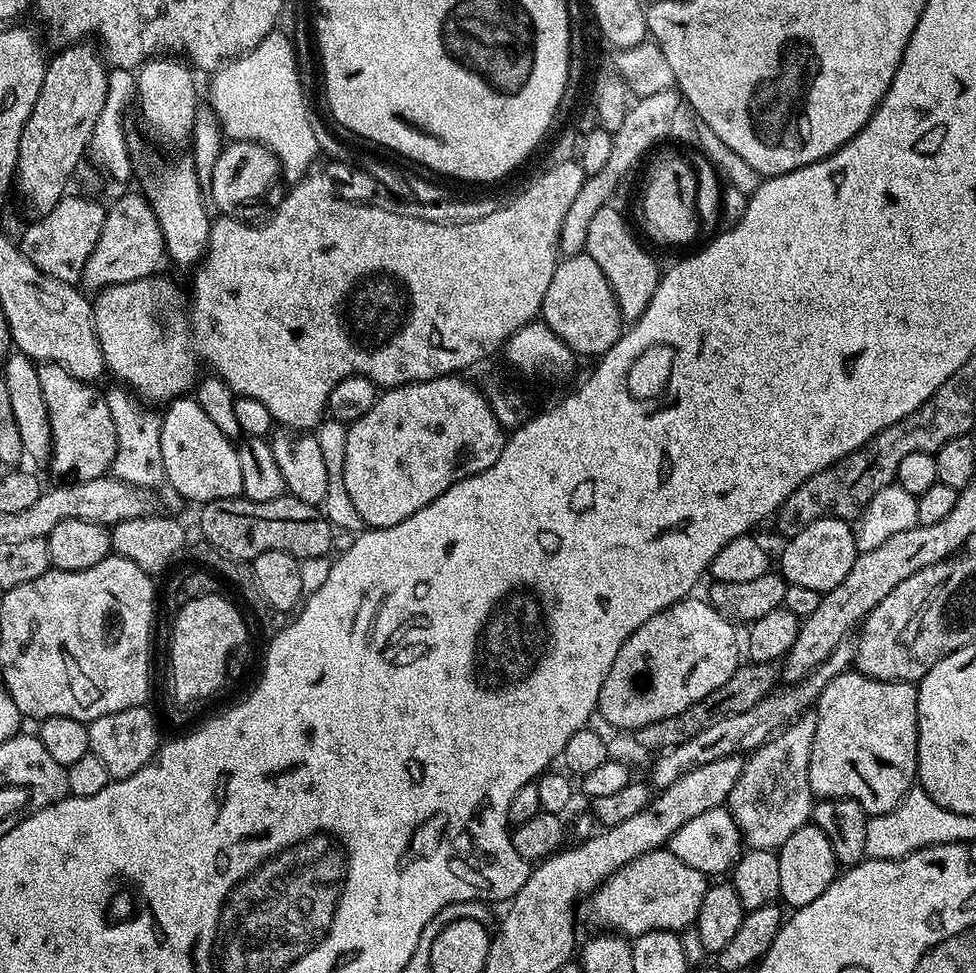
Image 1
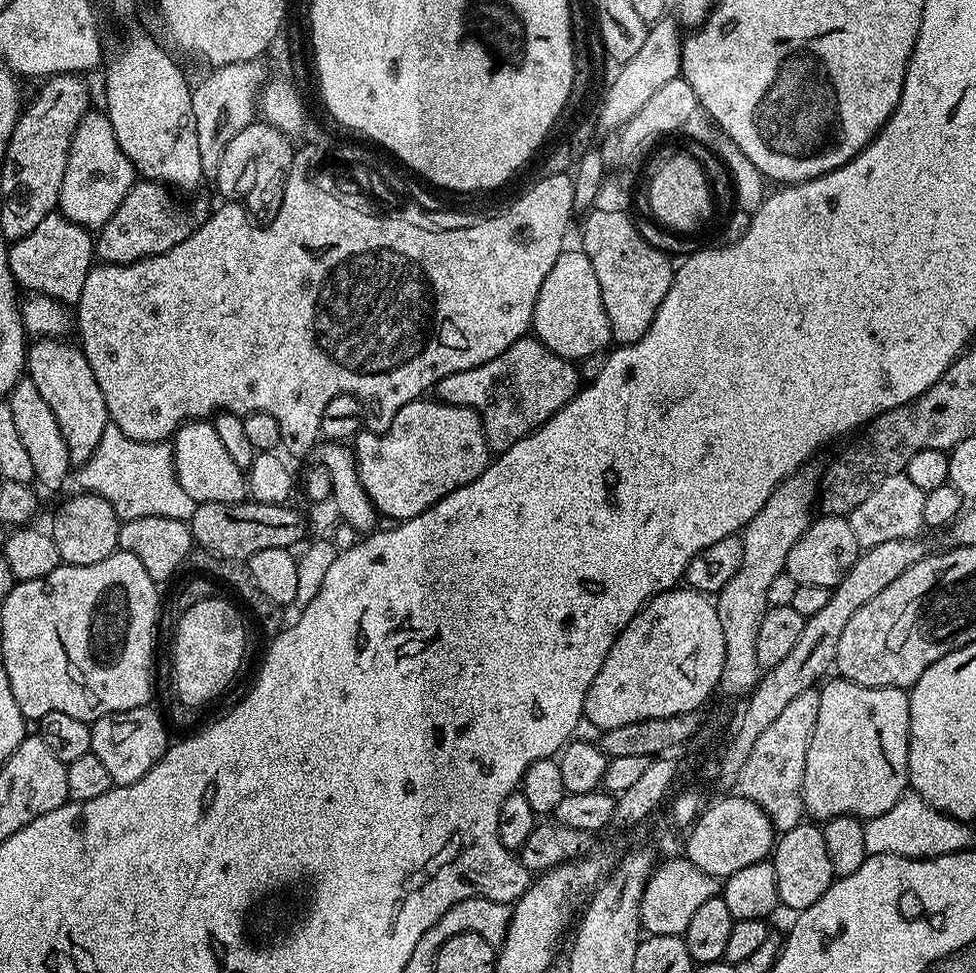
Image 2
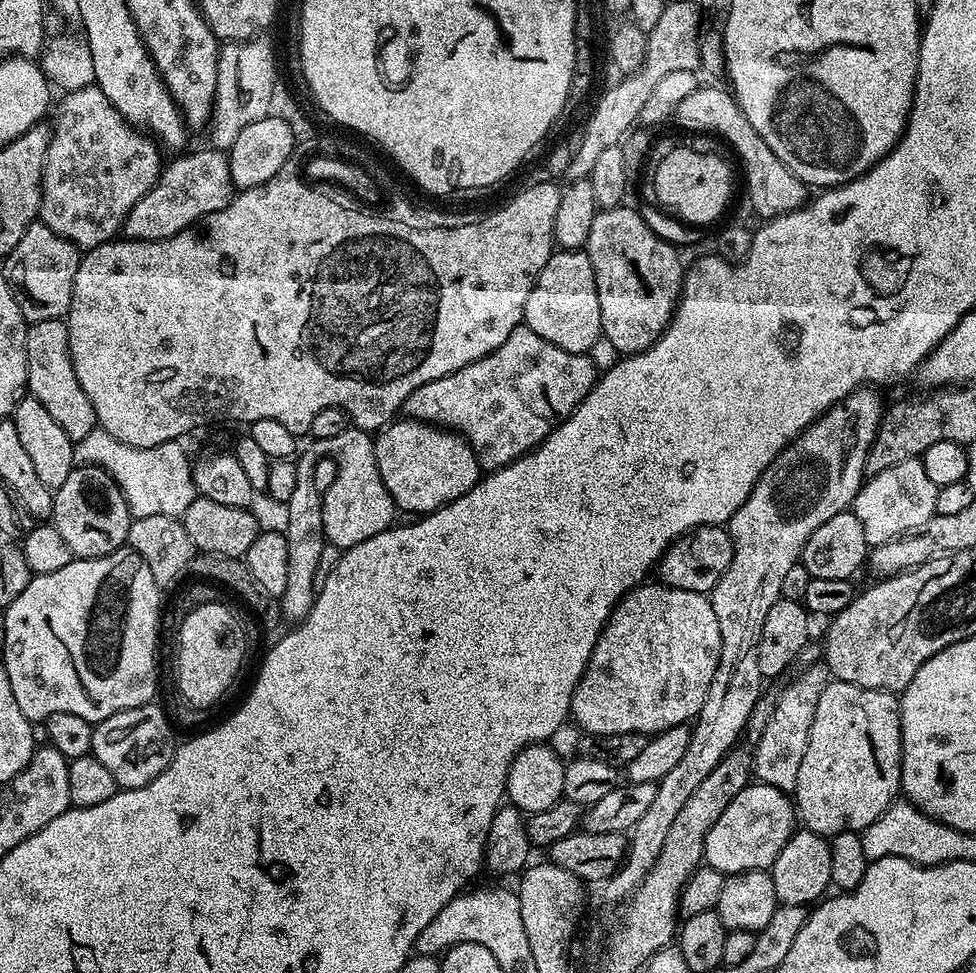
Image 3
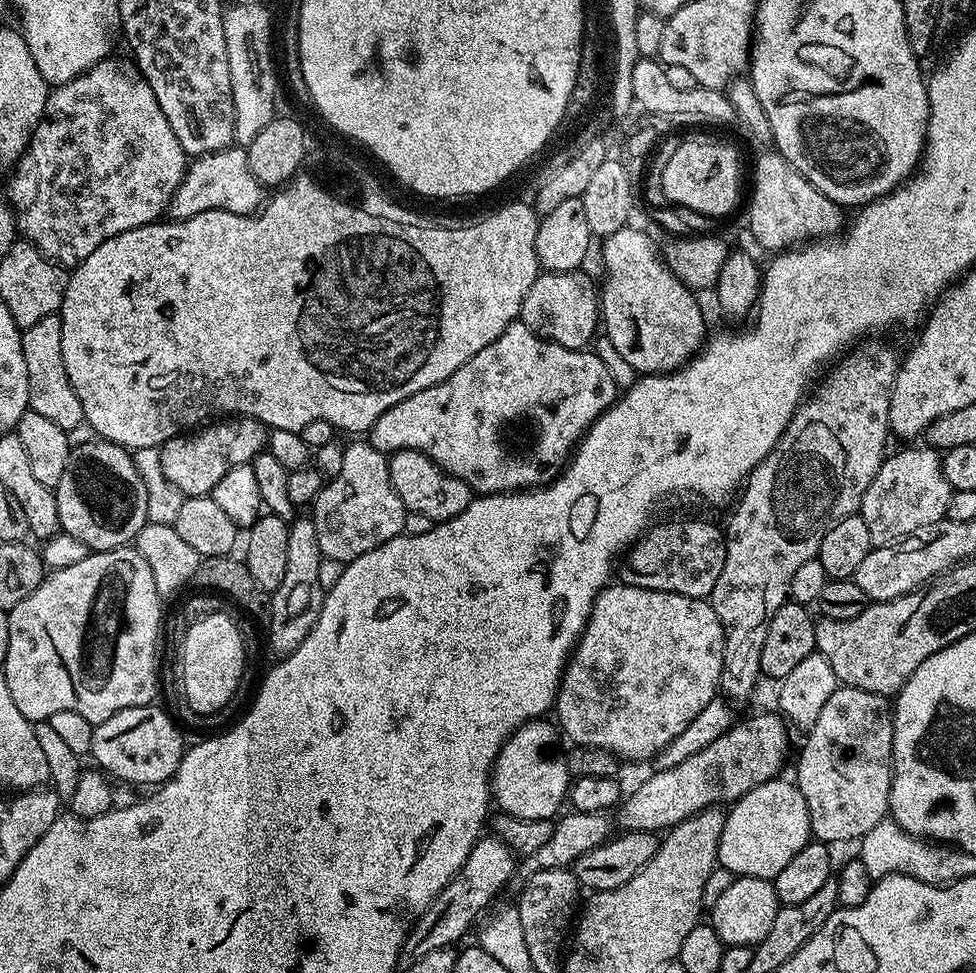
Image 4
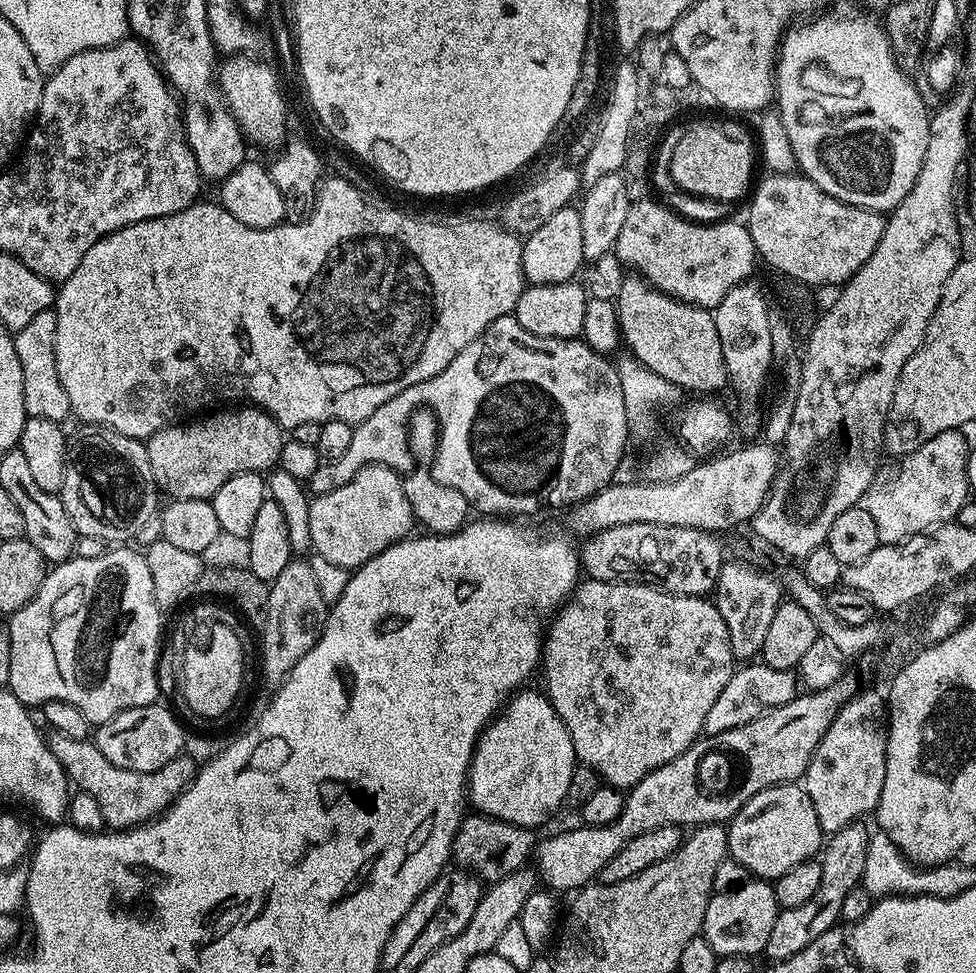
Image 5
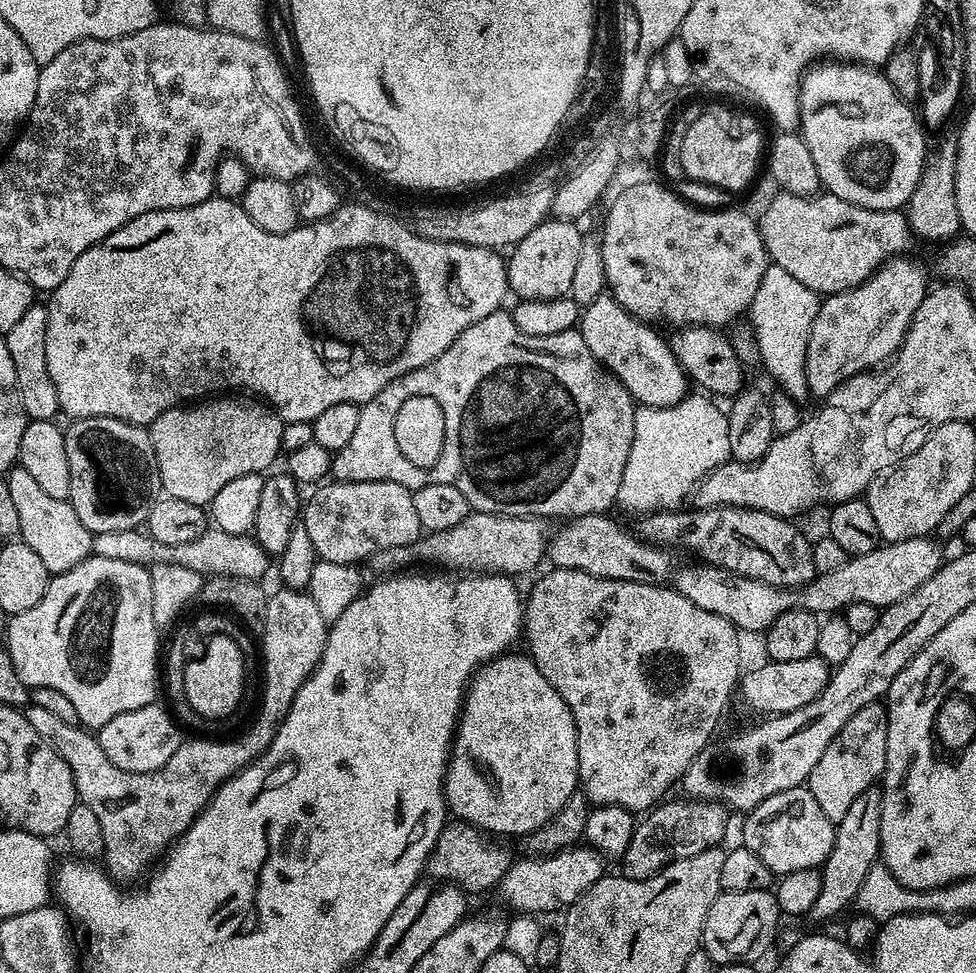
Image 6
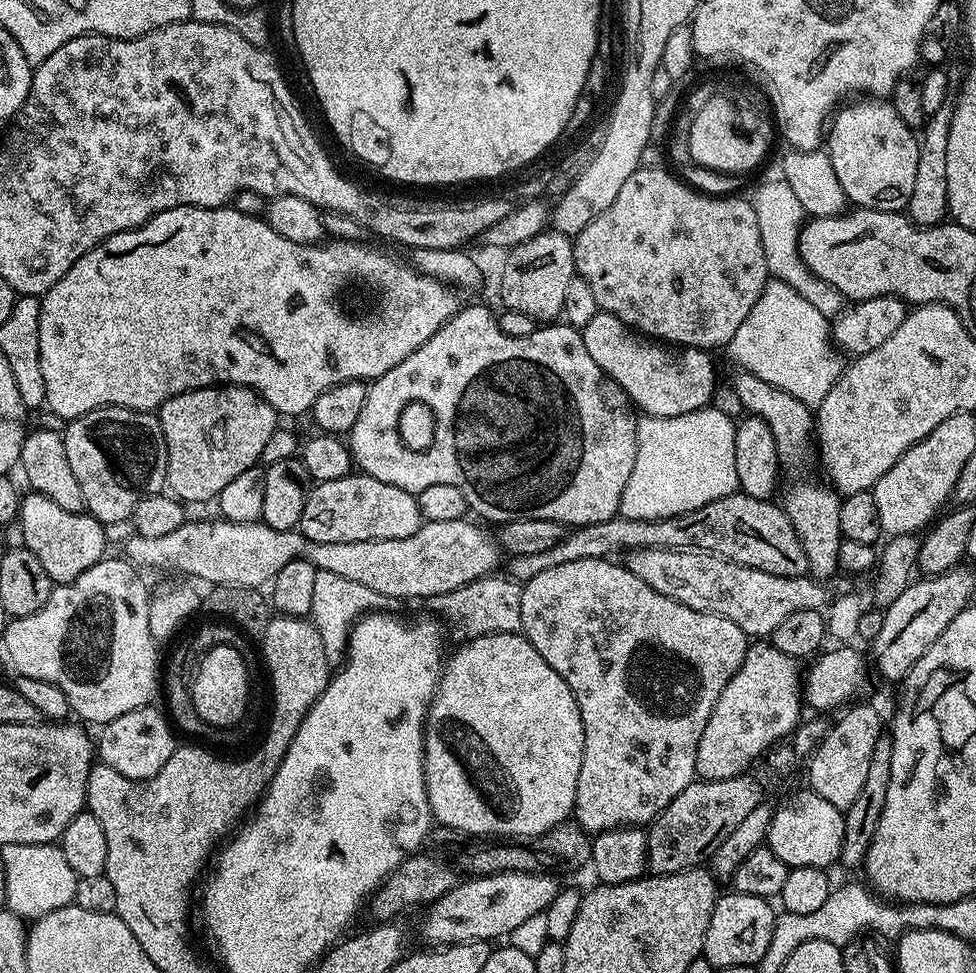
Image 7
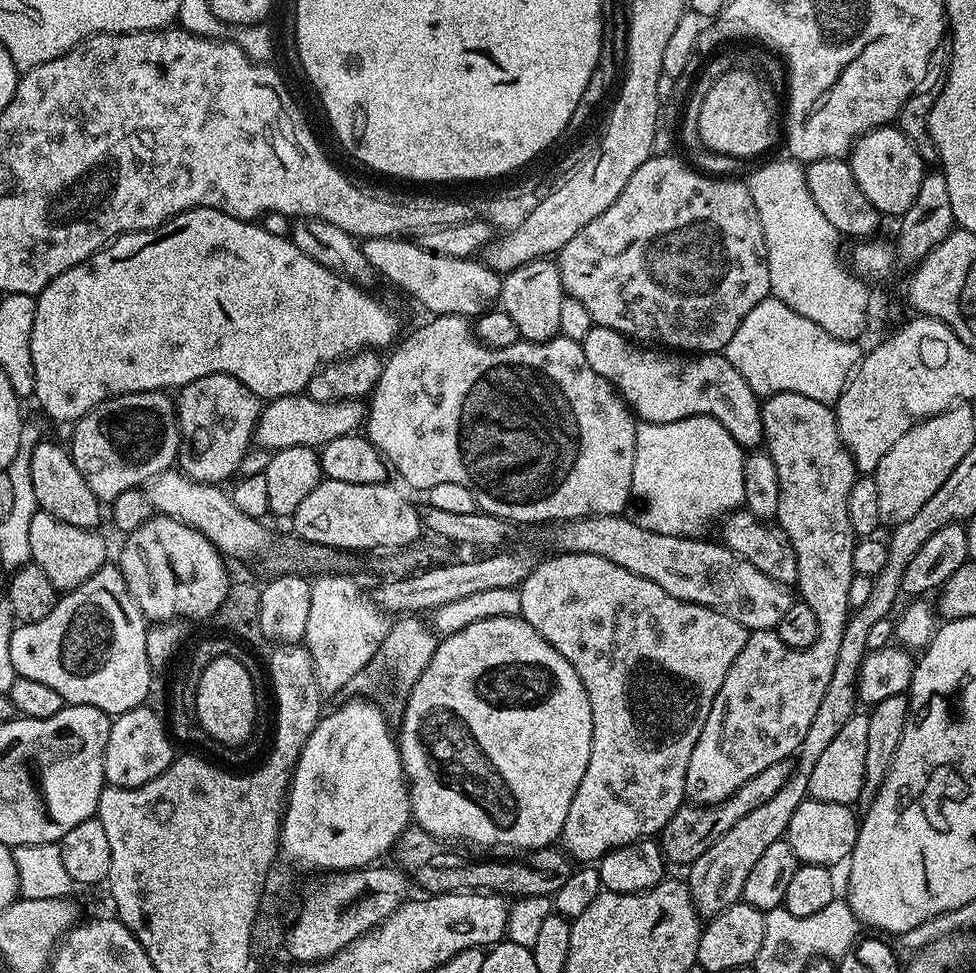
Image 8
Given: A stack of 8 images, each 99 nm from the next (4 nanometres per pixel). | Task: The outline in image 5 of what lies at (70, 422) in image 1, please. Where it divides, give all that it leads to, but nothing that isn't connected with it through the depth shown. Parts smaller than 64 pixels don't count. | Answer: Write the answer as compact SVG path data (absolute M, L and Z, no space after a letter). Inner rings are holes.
M49 310L37 314L27 326L22 326L14 334L14 350L18 350L18 362L22 365L22 394L24 411L34 418L46 418L50 422L63 425L64 419L72 416L70 398L62 390L62 378L58 378L58 366L54 358L54 334L56 314Z

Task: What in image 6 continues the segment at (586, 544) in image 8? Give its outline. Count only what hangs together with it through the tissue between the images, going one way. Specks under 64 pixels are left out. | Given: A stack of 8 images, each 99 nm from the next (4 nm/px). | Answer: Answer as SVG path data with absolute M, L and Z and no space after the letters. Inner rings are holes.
M915 536L893 544L884 542L879 548L870 550L870 554L851 557L838 566L838 570L819 573L815 580L805 584L800 591L775 588L766 582L734 574L717 564L697 563L675 573L676 591L690 598L694 606L726 618L741 633L763 634L783 612L801 606L817 614L836 614L854 602L870 602L870 606L886 609L906 598L906 594L914 594L922 582L929 580L940 569L942 555L939 546L928 536Z

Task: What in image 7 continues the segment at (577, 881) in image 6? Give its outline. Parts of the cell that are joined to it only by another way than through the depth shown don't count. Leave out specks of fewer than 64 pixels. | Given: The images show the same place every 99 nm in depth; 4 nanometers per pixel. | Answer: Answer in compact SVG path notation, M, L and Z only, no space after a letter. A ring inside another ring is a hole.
M499 872L493 876L472 876L461 879L442 898L427 905L424 925L420 932L432 946L461 944L471 940L495 942L499 936L511 937L522 922L534 918L534 914L545 913L559 894L562 884L555 875L547 872L522 874L521 872Z

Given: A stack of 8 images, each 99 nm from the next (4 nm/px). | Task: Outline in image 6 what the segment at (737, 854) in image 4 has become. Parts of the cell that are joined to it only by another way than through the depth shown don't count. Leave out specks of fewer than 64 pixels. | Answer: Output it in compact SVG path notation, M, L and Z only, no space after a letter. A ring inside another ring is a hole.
M807 786L782 790L782 794L770 794L770 798L747 813L743 820L743 847L754 850L754 854L758 854L758 858L762 858L777 877L794 870L820 868L834 846L836 824L826 818Z

